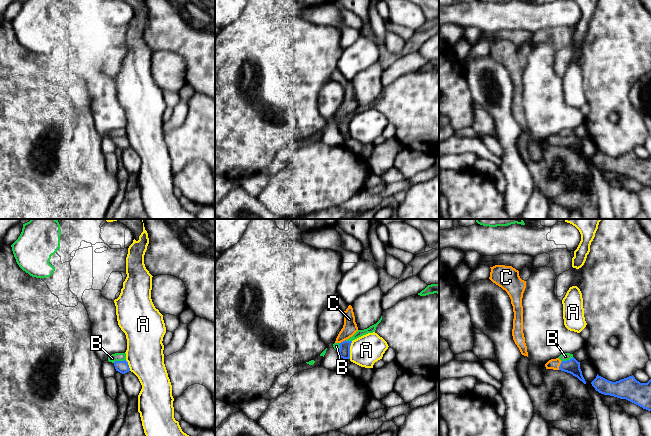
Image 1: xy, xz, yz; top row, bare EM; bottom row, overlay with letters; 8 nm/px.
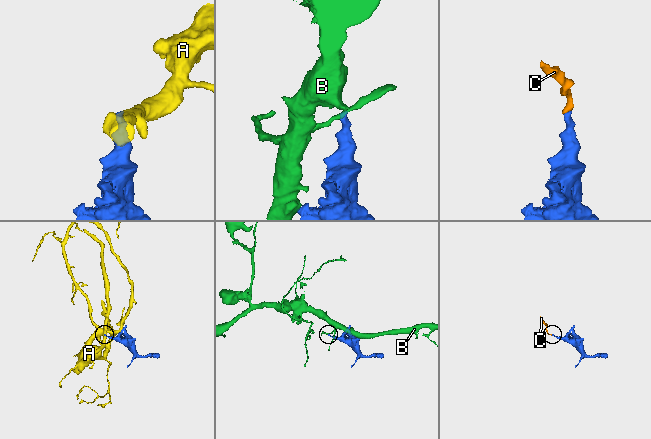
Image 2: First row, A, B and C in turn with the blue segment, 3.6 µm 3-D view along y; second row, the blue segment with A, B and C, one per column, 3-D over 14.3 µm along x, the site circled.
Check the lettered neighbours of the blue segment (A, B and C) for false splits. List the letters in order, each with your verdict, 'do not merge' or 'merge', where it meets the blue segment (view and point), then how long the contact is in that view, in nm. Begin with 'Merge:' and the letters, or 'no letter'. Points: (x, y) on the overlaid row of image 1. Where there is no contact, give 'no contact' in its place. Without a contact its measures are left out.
Merge: C
A: do not merge; contact xz (349, 350); length 150 nm
B: do not merge; contact xy (119, 361); length 110 nm
C: merge; contact yz (560, 365); length 80 nm

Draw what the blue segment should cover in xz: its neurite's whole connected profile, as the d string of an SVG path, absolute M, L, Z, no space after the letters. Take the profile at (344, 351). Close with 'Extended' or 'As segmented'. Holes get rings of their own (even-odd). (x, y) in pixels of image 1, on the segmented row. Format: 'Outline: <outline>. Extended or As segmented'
Outline: M351 305L344 311L344 325L341 331L339 332L335 343L338 343L339 355L343 359L350 359L350 346L352 341L348 339L352 337L358 331L357 324L355 322L355 316L353 308Z. Extended

